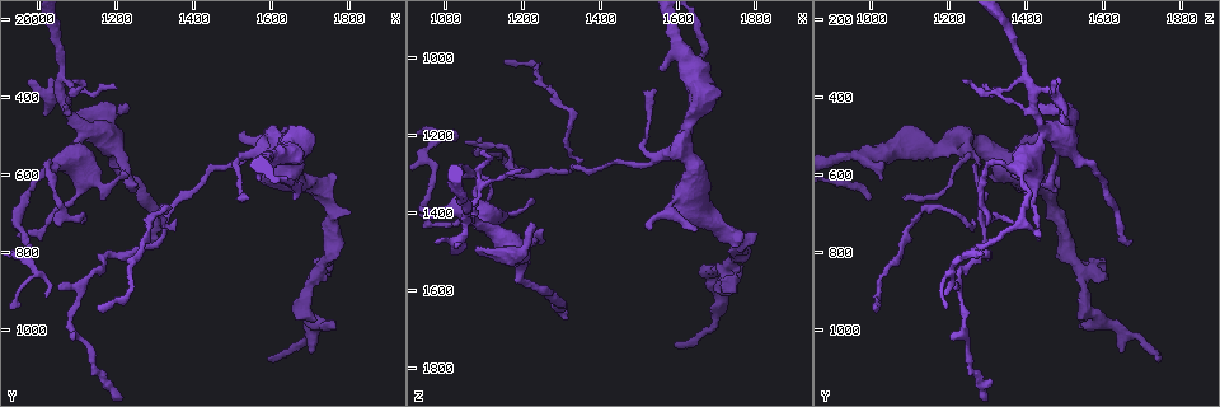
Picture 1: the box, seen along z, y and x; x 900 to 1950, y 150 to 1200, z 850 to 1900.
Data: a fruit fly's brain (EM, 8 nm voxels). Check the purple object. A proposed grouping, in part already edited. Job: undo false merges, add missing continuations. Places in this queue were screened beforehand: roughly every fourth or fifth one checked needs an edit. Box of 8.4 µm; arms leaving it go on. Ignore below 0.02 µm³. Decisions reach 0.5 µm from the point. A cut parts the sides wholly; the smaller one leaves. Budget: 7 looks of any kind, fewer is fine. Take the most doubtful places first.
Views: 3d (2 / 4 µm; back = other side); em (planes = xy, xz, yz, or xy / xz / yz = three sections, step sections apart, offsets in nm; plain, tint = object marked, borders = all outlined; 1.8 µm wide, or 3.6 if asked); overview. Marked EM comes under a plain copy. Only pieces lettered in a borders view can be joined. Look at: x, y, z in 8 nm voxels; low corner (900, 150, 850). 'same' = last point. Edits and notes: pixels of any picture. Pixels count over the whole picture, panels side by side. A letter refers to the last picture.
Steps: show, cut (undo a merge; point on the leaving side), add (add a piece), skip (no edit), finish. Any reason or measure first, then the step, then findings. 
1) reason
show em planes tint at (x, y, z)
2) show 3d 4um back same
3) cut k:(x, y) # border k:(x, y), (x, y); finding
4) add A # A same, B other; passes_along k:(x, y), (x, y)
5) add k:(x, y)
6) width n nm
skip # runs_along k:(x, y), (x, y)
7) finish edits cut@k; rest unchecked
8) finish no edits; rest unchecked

a fork
show 3d 2um at (1055, 385, 1420)

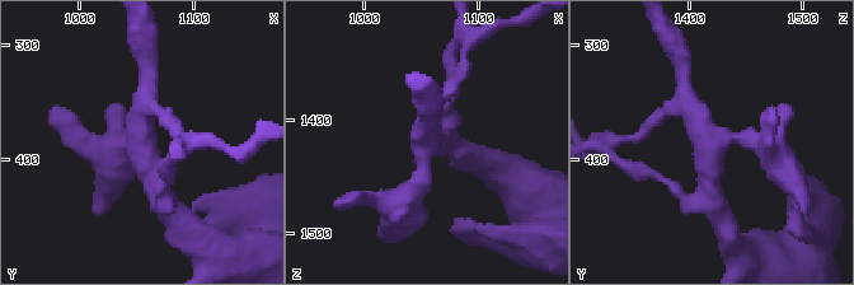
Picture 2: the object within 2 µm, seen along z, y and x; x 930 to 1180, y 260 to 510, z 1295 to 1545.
shape alone is not enough
show em planes tint at (1054, 384, 1416)

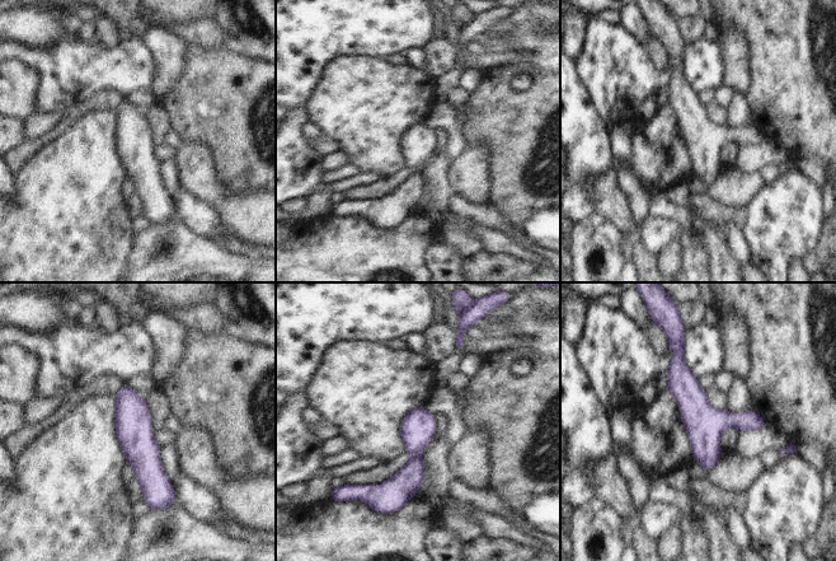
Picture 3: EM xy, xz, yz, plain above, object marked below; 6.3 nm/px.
what lies round it
show em planes borders same

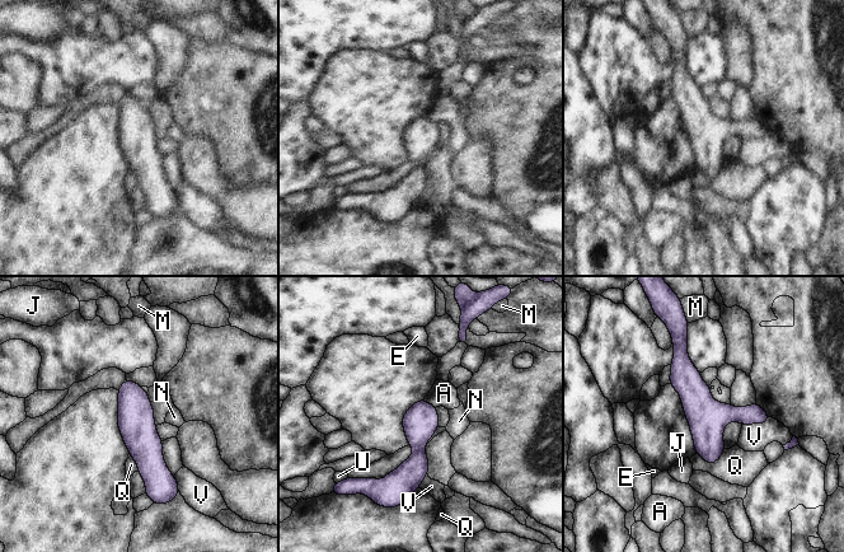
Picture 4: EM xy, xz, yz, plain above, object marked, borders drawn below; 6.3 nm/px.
skip # A other, E other, J other, M other, N other, Q other, U other, V other; border 4:(423, 400), (435, 407); one cell here

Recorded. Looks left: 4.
show 3d 4um back at (1590, 1070, 1735)

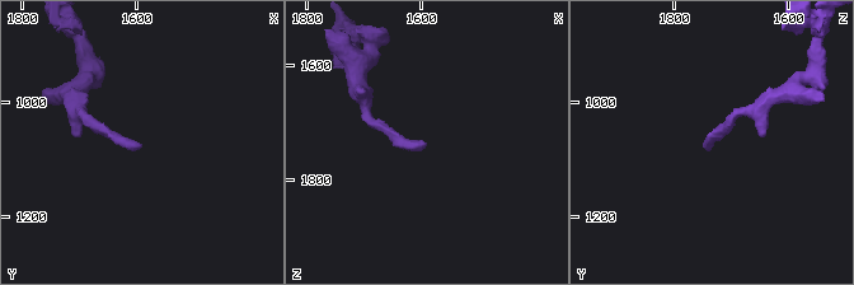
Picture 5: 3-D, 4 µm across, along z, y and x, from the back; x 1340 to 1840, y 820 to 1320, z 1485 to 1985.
shape alone is not enough
show em planes tint at (1595, 1070, 1735)

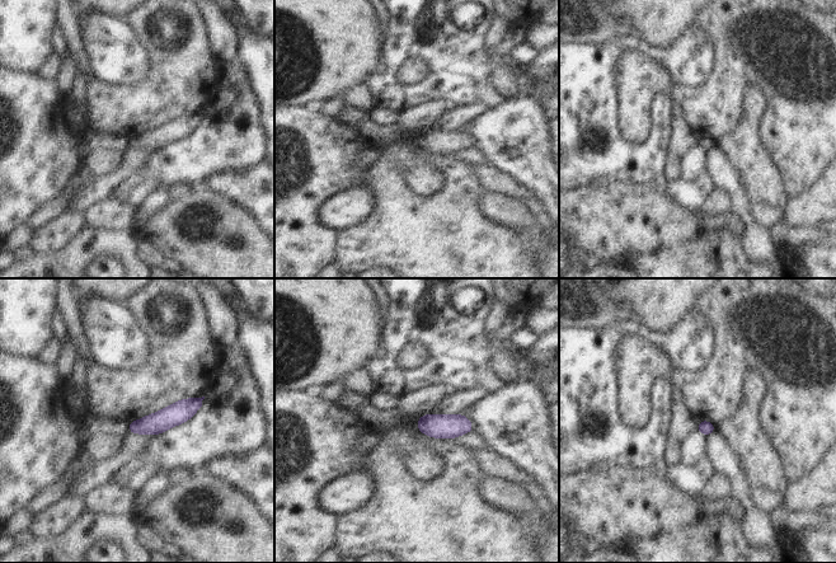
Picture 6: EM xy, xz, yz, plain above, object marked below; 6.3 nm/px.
what lies round it
show em planes borders same

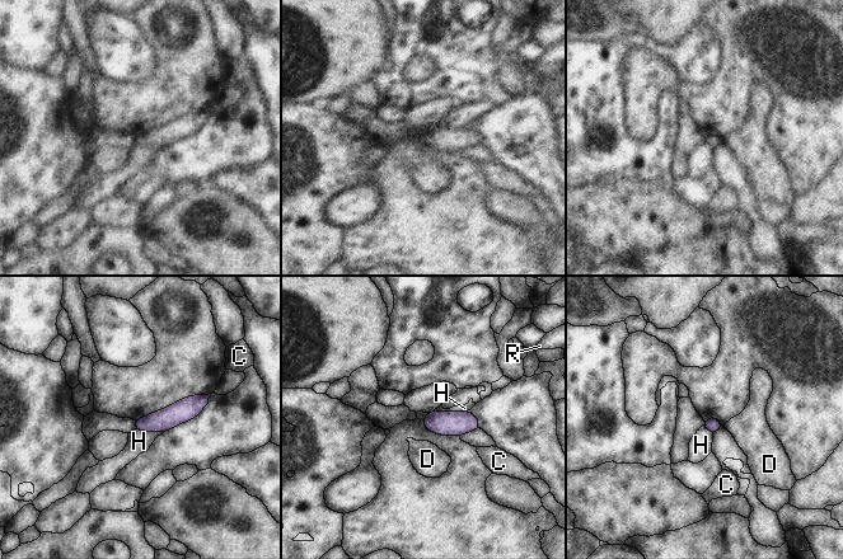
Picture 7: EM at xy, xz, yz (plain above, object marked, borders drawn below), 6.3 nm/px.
skip # C other, D other, H other, R other; border 7:(434, 410), (467, 412); none of them fits

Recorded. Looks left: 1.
finish no edits; rest unchecked

